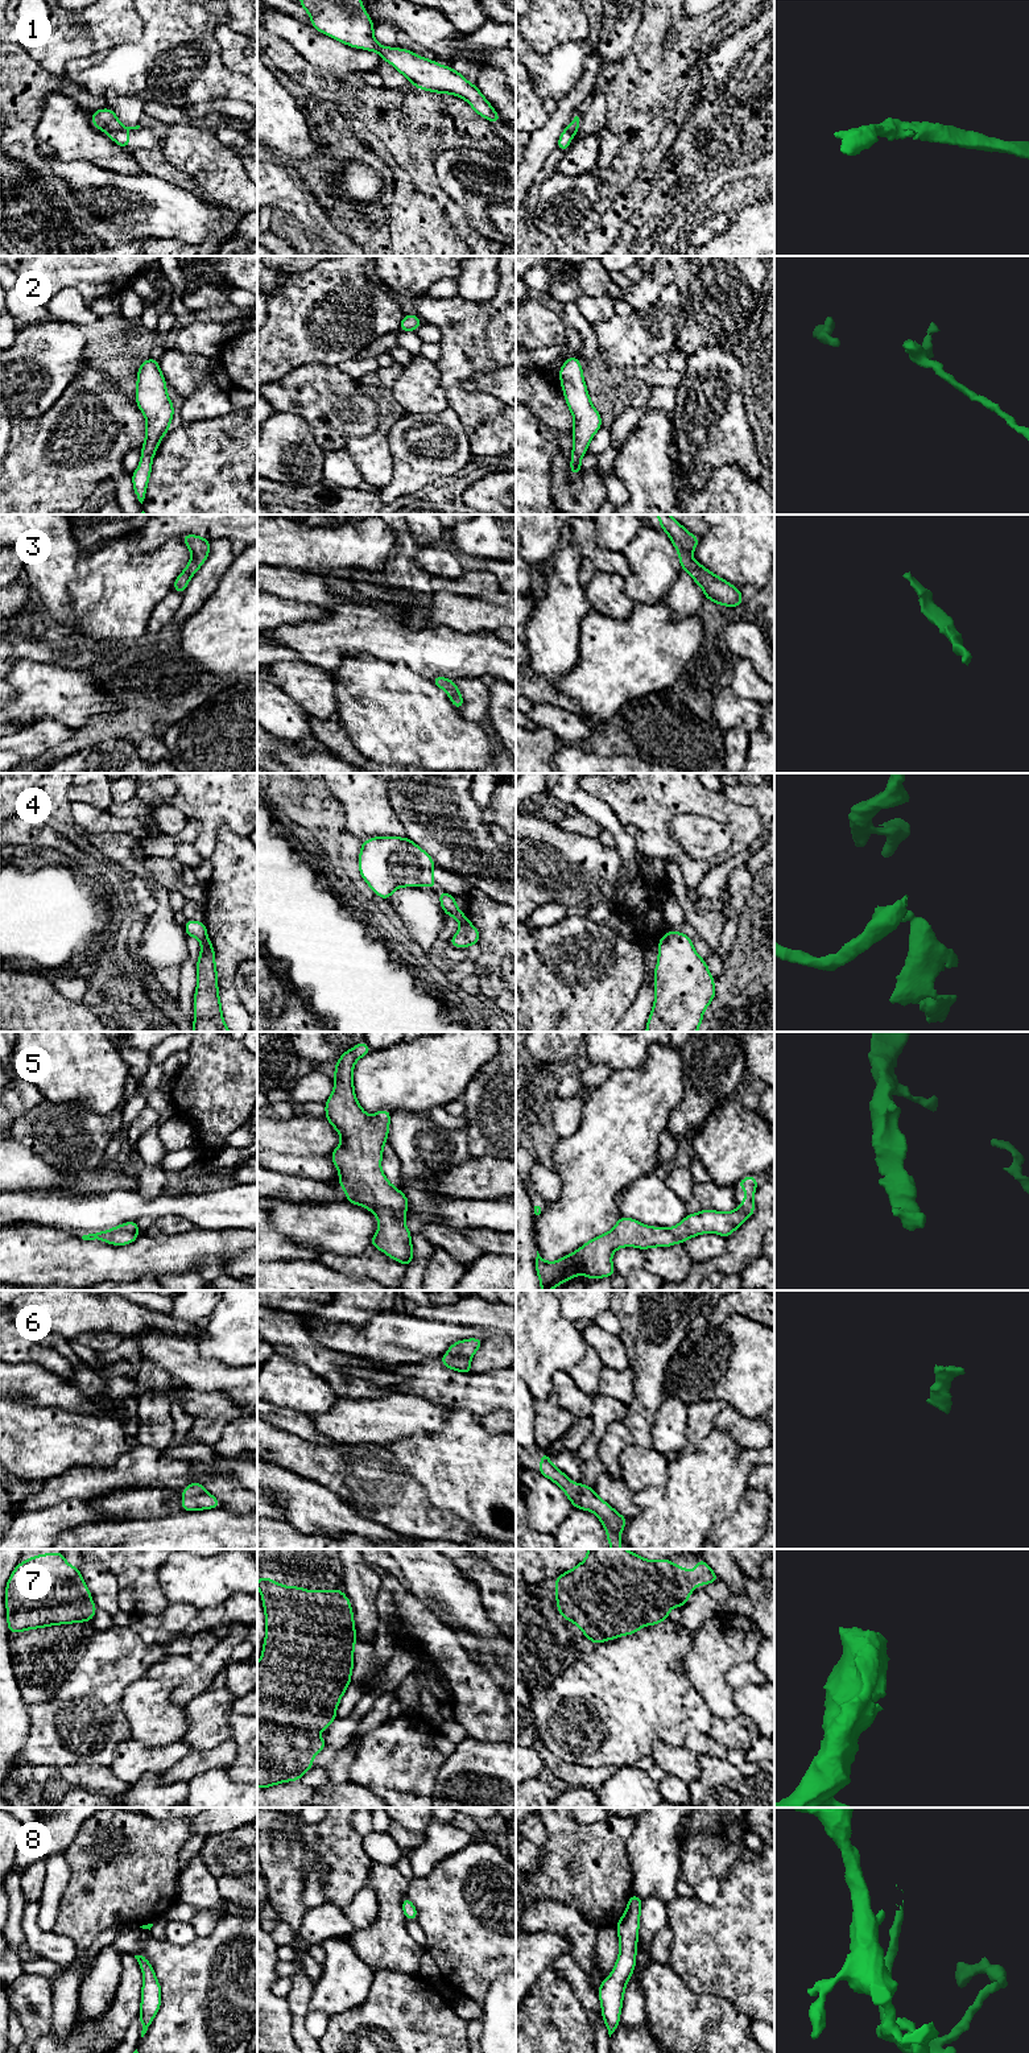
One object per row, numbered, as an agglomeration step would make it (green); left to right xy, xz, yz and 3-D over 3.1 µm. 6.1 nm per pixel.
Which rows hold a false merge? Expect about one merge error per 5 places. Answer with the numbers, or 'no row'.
4

